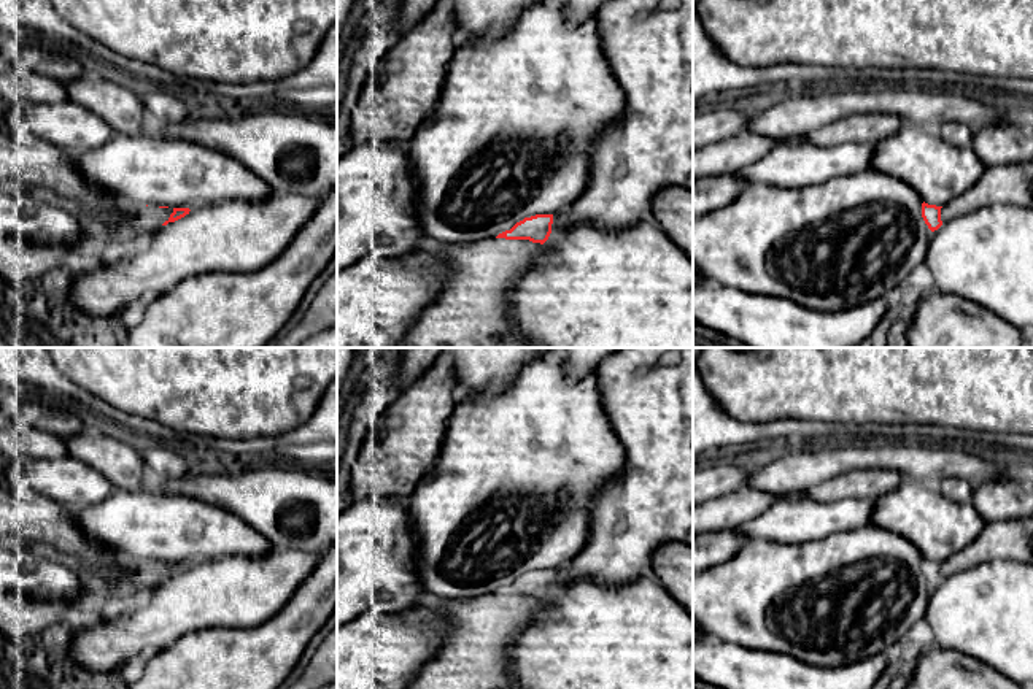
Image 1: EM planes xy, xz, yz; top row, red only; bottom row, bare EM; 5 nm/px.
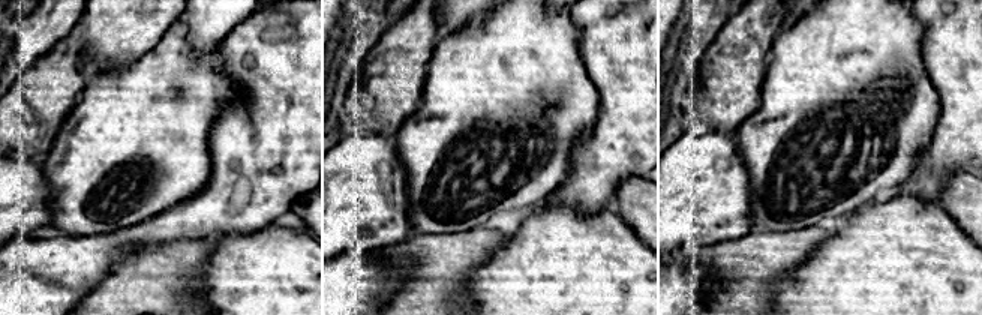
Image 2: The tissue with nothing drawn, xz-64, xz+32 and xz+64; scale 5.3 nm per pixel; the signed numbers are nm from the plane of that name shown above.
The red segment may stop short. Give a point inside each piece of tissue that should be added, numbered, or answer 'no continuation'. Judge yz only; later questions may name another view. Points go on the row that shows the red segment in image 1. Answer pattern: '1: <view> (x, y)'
1: yz (936, 170)

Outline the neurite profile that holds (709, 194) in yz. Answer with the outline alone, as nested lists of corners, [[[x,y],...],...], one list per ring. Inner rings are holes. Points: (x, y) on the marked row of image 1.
[[[736,175],[693,179],[693,217],[702,217],[731,205],[747,186],[749,183]]]

